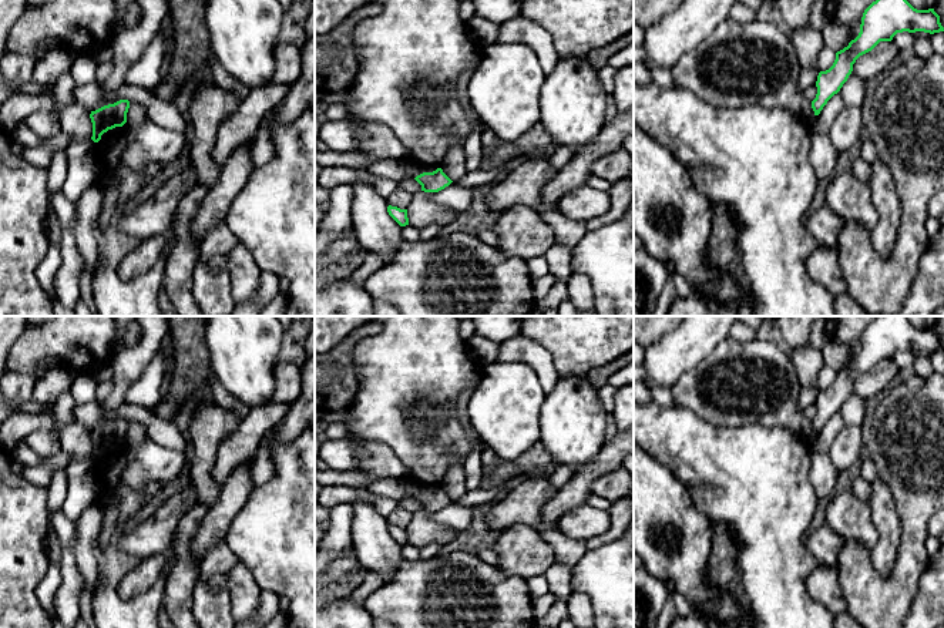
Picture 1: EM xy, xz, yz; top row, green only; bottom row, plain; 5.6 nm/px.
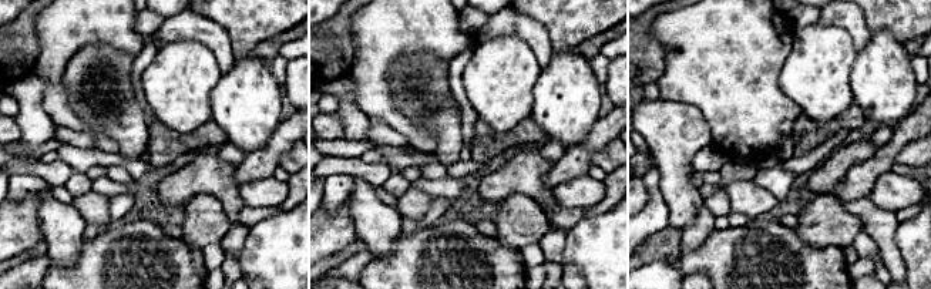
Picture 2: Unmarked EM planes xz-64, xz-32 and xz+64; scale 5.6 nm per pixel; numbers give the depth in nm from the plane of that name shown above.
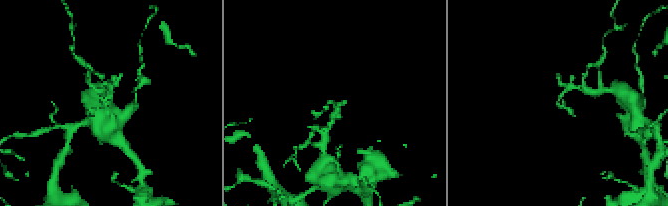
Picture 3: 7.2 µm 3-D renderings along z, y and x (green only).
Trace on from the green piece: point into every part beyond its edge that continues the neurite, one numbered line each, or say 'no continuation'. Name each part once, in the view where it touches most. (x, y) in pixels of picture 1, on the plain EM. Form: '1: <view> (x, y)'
no continuation

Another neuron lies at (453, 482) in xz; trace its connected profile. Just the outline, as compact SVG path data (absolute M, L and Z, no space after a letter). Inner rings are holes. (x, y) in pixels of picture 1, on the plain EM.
M456 459L454 463L447 470L447 473L444 474L440 487L453 501L456 501L467 490L464 483L466 483L464 460Z

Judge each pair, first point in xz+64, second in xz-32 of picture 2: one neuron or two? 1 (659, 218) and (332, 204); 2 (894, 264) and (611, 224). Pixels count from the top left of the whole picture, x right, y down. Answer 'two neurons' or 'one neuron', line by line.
1: one neuron
2: two neurons

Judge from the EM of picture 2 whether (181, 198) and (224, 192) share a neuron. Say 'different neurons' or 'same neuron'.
same neuron

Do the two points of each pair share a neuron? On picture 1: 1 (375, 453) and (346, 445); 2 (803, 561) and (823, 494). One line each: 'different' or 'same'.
1: same
2: different

